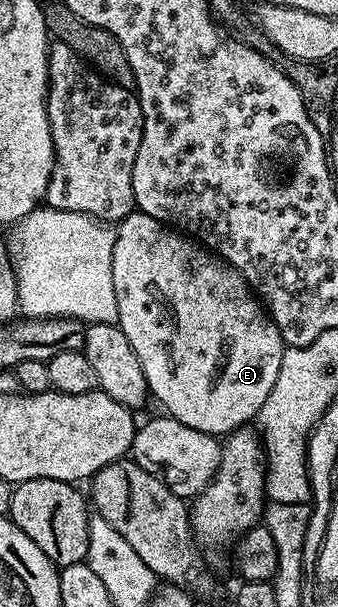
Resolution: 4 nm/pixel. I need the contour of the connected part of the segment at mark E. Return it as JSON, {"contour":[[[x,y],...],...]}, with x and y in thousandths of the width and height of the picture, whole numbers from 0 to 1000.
{"contour":[[[396,346],[343,371],[340,381],[346,390],[328,425],[328,458],[340,465],[340,498],[352,504],[343,535],[364,544],[376,563],[388,563],[388,577],[399,577],[399,590],[411,590],[411,603],[423,603],[444,654],[456,661],[464,657],[488,671],[479,674],[497,684],[577,708],[609,712],[618,718],[654,722],[695,710],[698,705],[728,703],[757,687],[778,662],[790,662],[790,649],[802,649],[802,636],[814,636],[814,623],[825,623],[825,596],[837,596],[837,583],[849,572],[843,558],[825,550],[814,530],[784,512],[749,476],[651,422],[574,399],[562,390],[476,369],[429,349]]]}

